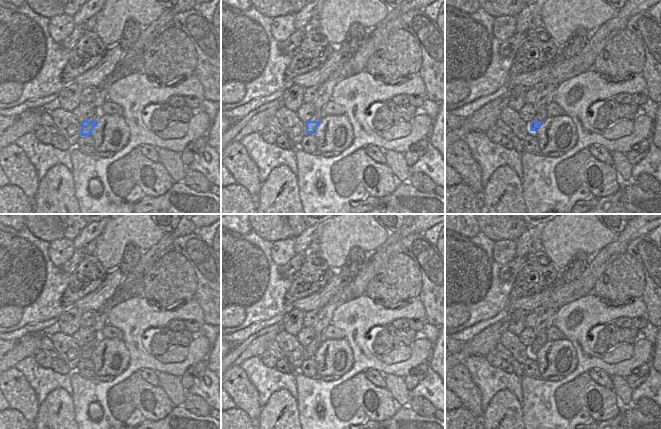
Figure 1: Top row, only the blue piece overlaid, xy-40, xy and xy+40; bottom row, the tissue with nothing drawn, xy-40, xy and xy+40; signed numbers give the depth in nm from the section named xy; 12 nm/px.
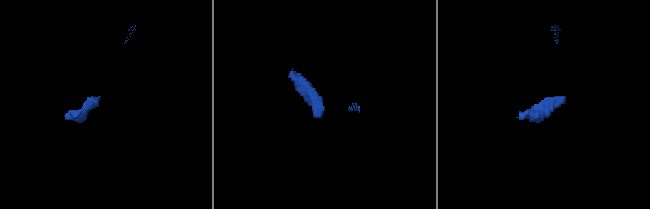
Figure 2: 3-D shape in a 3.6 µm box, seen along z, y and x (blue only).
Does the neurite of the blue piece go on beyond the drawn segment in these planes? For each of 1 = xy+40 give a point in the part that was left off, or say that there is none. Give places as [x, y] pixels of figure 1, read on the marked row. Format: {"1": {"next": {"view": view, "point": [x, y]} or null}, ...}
{"1": {"next": null}}

